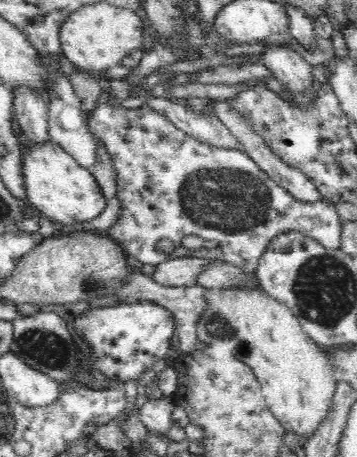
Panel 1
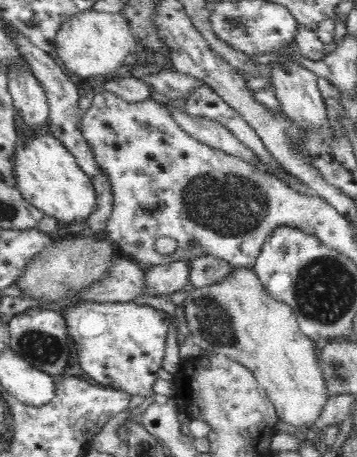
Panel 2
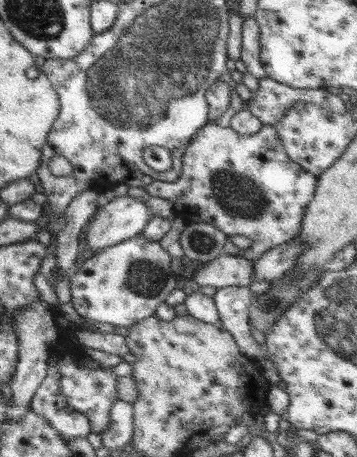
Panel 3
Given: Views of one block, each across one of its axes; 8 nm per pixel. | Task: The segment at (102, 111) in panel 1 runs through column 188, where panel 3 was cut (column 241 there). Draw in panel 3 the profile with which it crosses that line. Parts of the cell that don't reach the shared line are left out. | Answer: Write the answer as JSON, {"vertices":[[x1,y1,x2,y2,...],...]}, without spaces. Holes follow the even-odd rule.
{"vertices":[[217,80,205,92,205,98,209,104,209,124,205,124,205,128,195,134,183,156,183,178,179,178,179,182,153,182,149,186,149,194,161,196,163,200,171,202,175,208,175,216,179,216,187,226,195,222,207,222,221,228,227,236,241,234,249,238,253,242,251,248,241,250,233,242,227,242,225,252,229,256,249,258,255,262,269,250,293,242,301,234,307,208,311,206,311,202,315,202,315,176,305,172,291,156,287,156,287,148,283,146,283,140,275,126,265,124,265,128,257,136,239,136,237,130,217,124,231,106,231,90,223,80]]}

